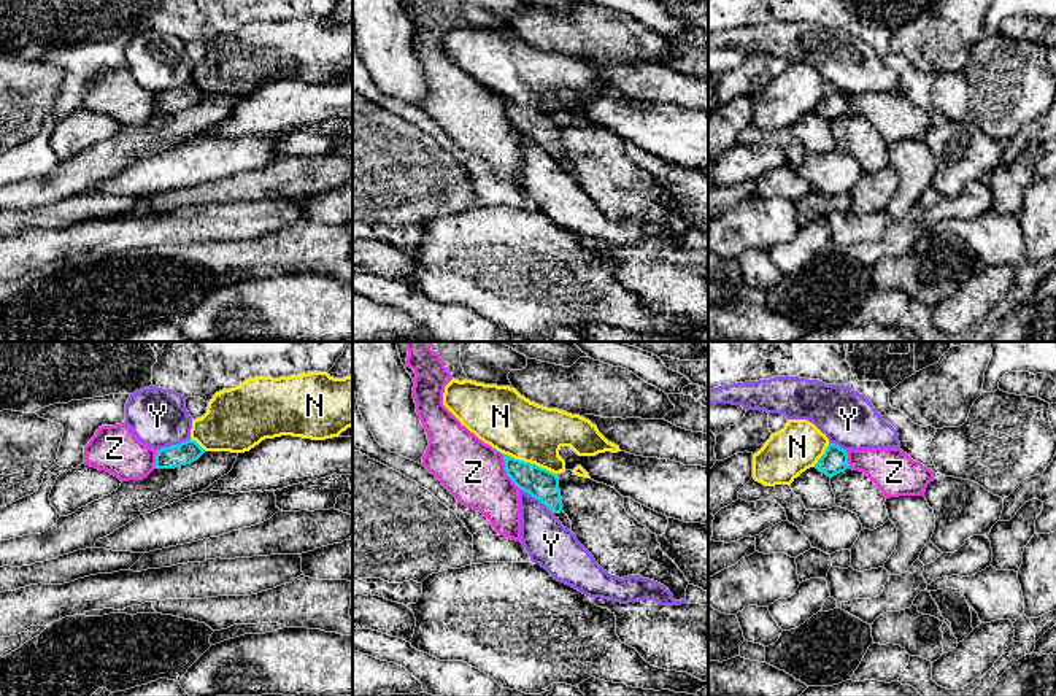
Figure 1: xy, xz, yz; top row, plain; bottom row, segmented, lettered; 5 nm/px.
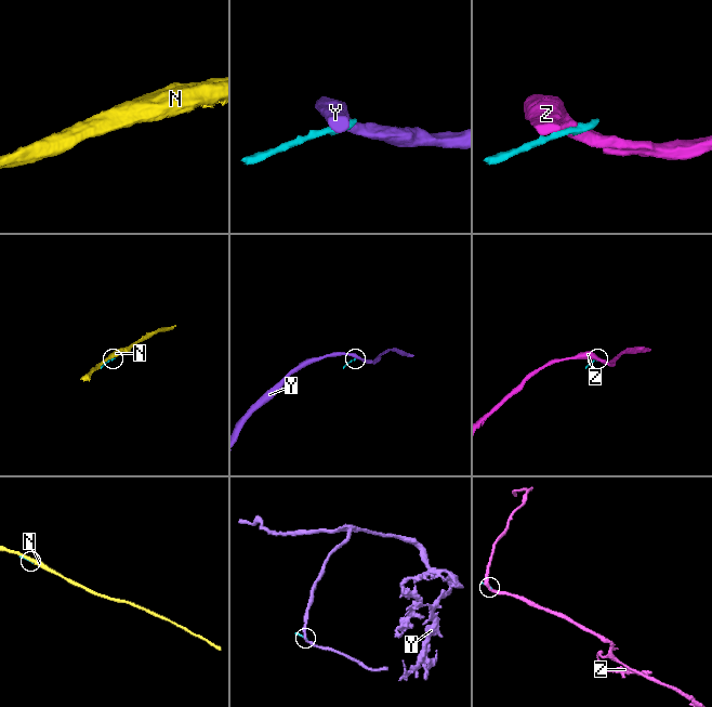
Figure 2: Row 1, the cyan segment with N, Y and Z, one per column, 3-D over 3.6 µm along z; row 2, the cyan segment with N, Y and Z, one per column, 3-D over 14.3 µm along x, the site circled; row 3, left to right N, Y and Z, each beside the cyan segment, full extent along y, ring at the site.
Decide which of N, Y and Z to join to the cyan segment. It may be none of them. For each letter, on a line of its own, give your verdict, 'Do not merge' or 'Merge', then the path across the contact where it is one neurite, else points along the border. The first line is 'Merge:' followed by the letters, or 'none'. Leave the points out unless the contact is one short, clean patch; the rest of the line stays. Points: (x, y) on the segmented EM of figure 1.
Merge: none
N: Do not merge
Y: Do not merge. Boundary: xy (189, 437), (158, 450)
Z: Do not merge

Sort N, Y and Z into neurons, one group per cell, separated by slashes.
N / Y / Z

